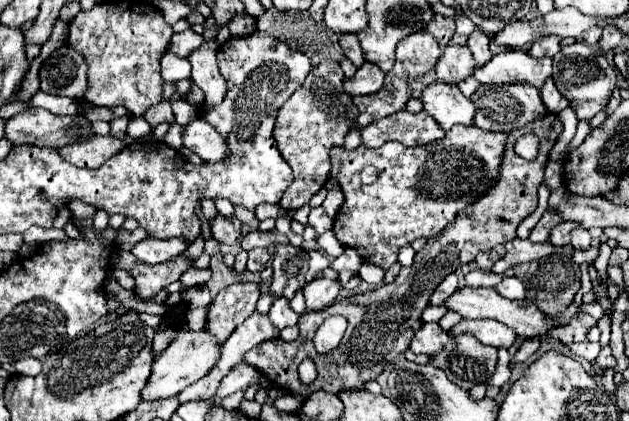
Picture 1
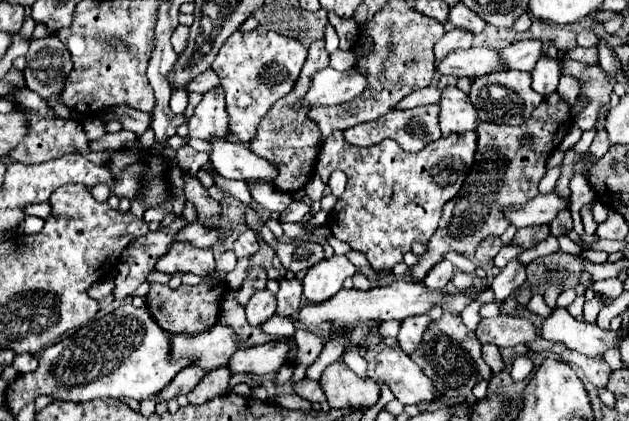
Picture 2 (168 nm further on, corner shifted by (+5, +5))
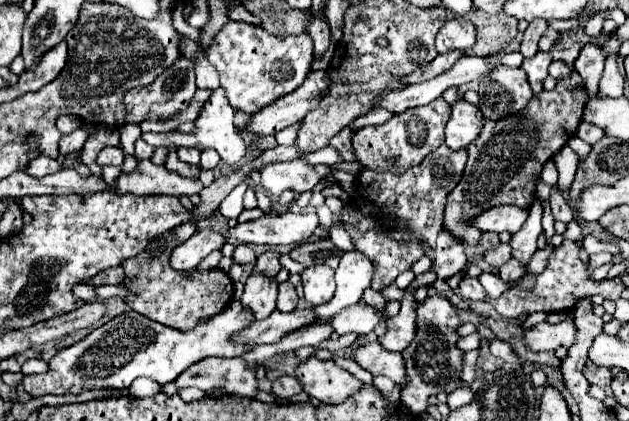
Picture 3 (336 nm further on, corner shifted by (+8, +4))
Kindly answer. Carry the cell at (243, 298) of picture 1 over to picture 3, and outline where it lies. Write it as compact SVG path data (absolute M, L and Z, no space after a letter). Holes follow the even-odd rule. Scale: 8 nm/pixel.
M270 249L270 251L262 253L262 255L258 255L258 261L256 261L254 271L264 271L266 275L276 277L280 269L282 269L282 265L280 265L280 253L278 251L272 251Z

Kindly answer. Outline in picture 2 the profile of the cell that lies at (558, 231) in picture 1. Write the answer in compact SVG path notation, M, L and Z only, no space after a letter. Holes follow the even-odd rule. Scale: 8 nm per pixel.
M527 226L525 230L517 230L515 238L513 238L513 244L521 244L525 250L539 244L541 240L545 240L549 236L549 226Z

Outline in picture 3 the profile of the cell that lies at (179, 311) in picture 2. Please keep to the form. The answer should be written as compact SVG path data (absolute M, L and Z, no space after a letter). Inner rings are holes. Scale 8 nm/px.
M194 221L182 223L166 233L166 235L174 235L174 239L170 239L170 243L166 243L166 247L162 247L162 253L150 255L144 251L136 257L126 259L126 263L122 263L124 287L134 293L134 295L126 295L122 299L132 311L136 311L152 321L158 321L162 325L168 325L168 327L174 327L180 331L190 331L202 319L218 315L218 311L222 311L232 301L234 285L232 285L232 279L224 271L212 269L212 271L182 273L182 271L174 271L170 267L170 251L174 247L178 247L180 243L184 243L186 239L190 239L194 233L196 233Z

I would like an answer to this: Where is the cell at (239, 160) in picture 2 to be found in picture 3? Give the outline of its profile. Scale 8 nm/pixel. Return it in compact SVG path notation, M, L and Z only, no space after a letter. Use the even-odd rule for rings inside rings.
M304 159L266 165L260 171L260 175L264 189L274 197L278 197L284 191L294 191L294 193L312 191L320 183L320 175L316 173L314 165L310 165Z

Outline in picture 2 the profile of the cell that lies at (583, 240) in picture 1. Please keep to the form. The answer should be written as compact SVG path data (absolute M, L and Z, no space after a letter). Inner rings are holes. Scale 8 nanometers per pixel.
M569 210L561 212L549 226L551 226L551 234L553 234L555 238L559 238L559 236L567 236L567 234L573 230L573 220L571 220Z

